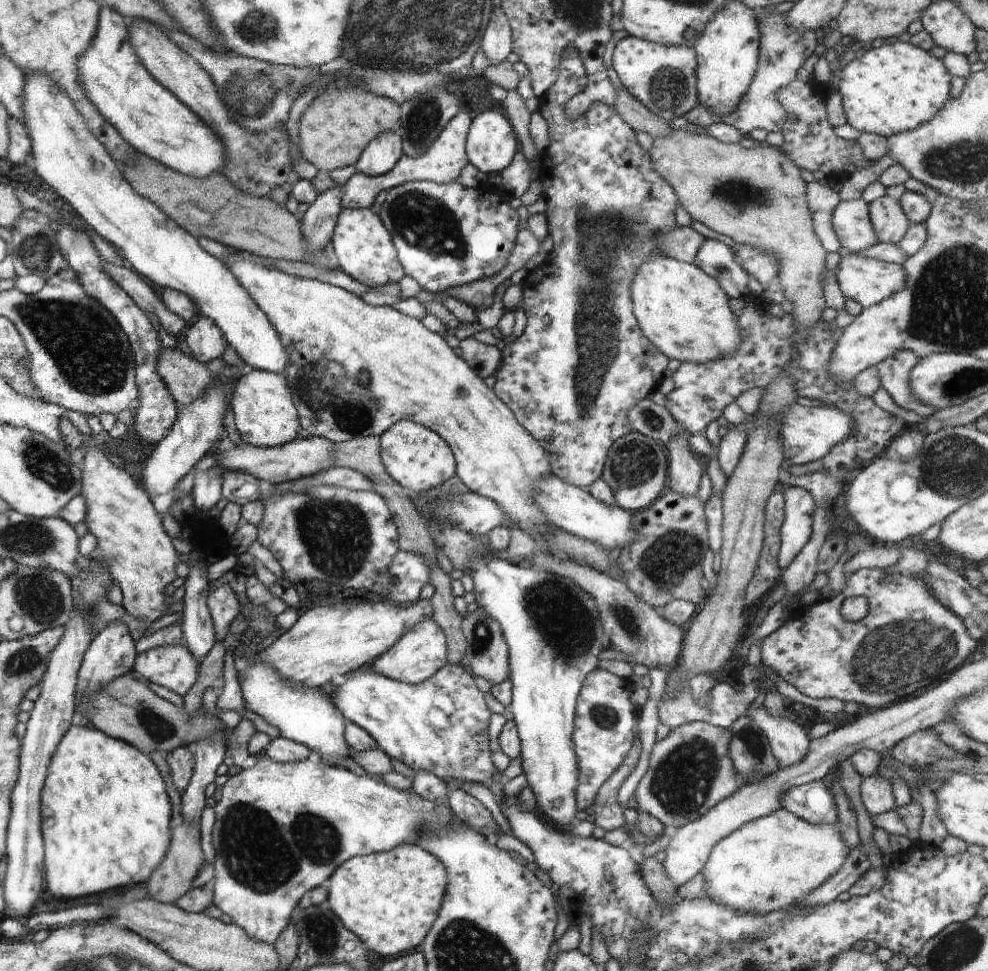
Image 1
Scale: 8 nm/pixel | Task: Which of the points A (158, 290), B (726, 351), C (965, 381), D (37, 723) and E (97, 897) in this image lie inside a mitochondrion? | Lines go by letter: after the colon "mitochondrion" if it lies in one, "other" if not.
A: other
B: other
C: mitochondrion
D: other
E: other

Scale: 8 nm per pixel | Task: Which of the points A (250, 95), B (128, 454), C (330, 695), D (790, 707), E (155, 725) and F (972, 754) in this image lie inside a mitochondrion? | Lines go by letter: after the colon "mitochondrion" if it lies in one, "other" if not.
A: mitochondrion
B: mitochondrion
C: other
D: other
E: mitochondrion
F: other

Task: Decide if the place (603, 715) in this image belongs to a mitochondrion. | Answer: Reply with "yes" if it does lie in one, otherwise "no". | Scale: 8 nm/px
yes

